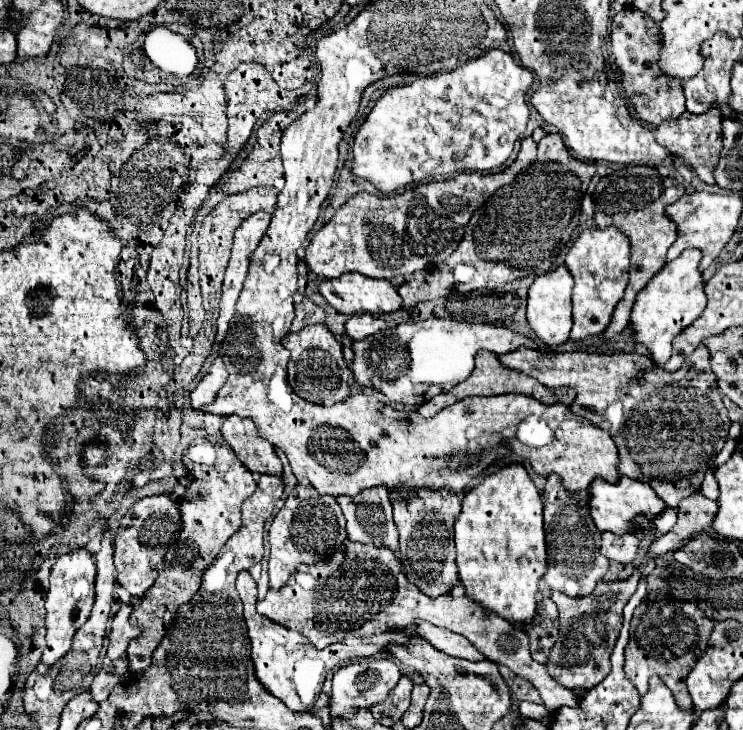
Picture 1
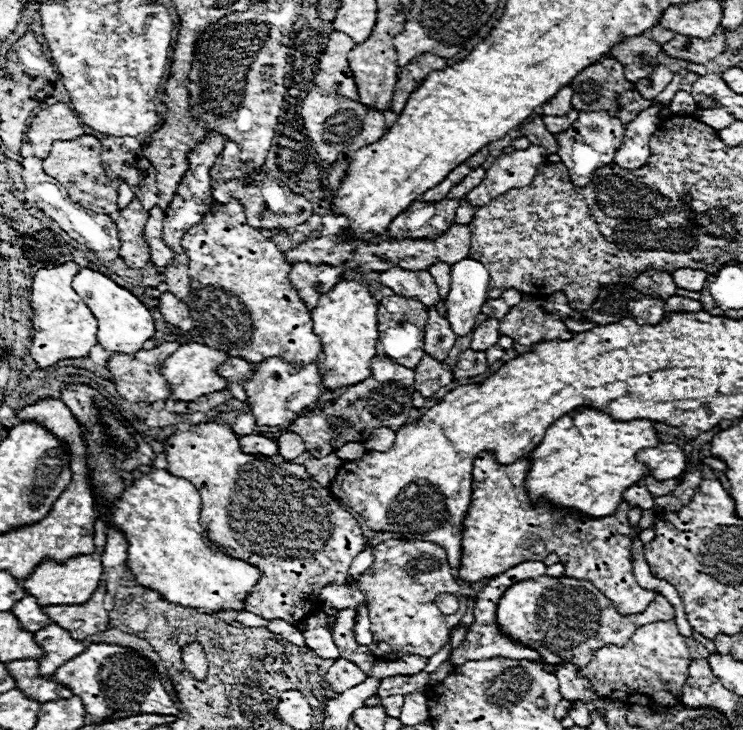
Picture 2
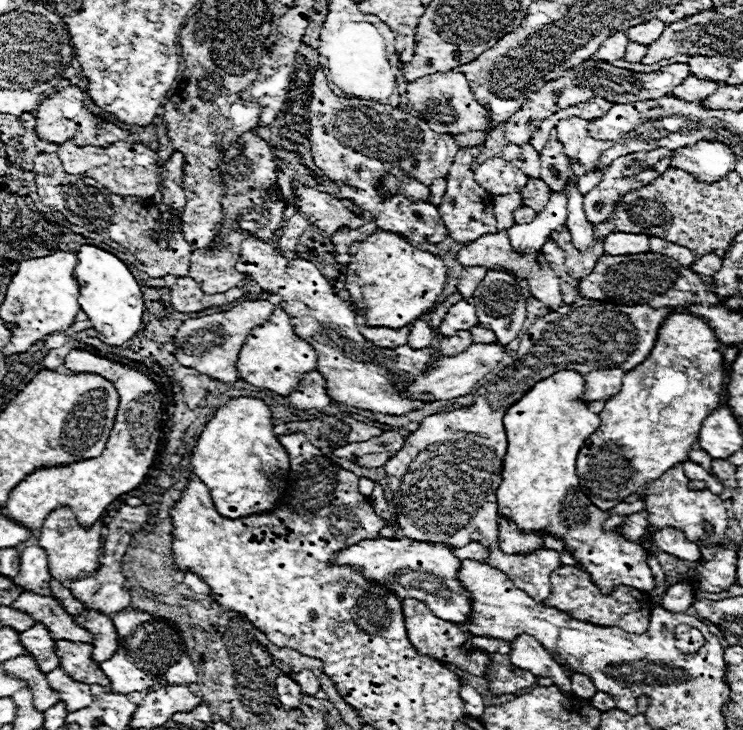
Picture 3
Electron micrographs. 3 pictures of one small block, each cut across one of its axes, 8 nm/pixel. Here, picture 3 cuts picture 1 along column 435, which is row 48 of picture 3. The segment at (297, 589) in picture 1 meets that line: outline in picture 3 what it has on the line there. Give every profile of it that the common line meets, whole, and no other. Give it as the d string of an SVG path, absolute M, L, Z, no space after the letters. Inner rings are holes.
M616 32L612 34L592 56L592 60L596 62L614 62L614 60L620 60L624 56L624 50L626 46L630 44L628 36L624 32Z

